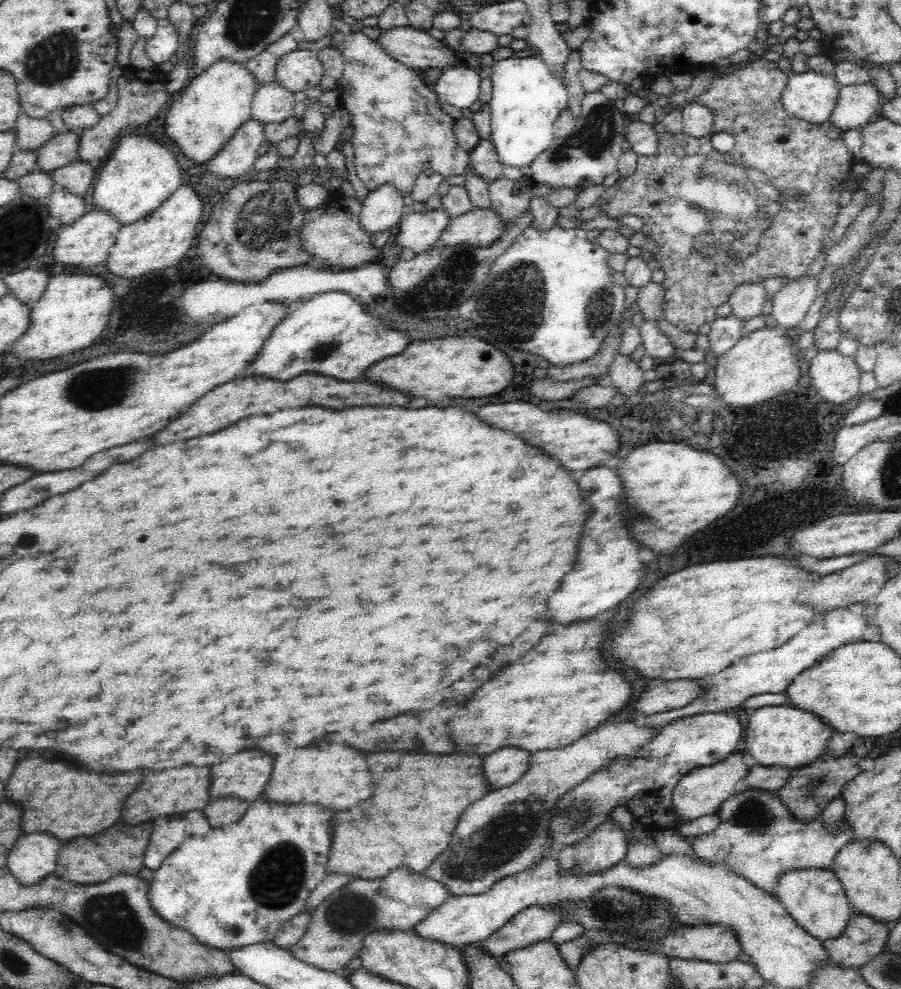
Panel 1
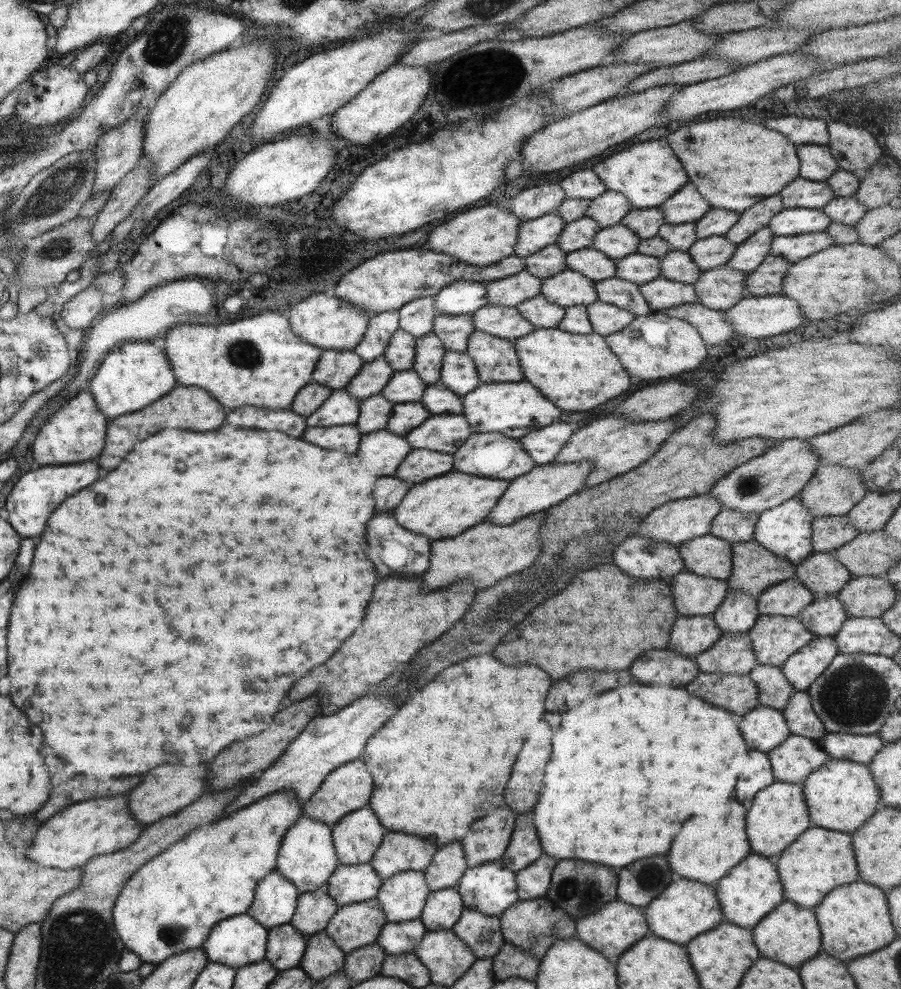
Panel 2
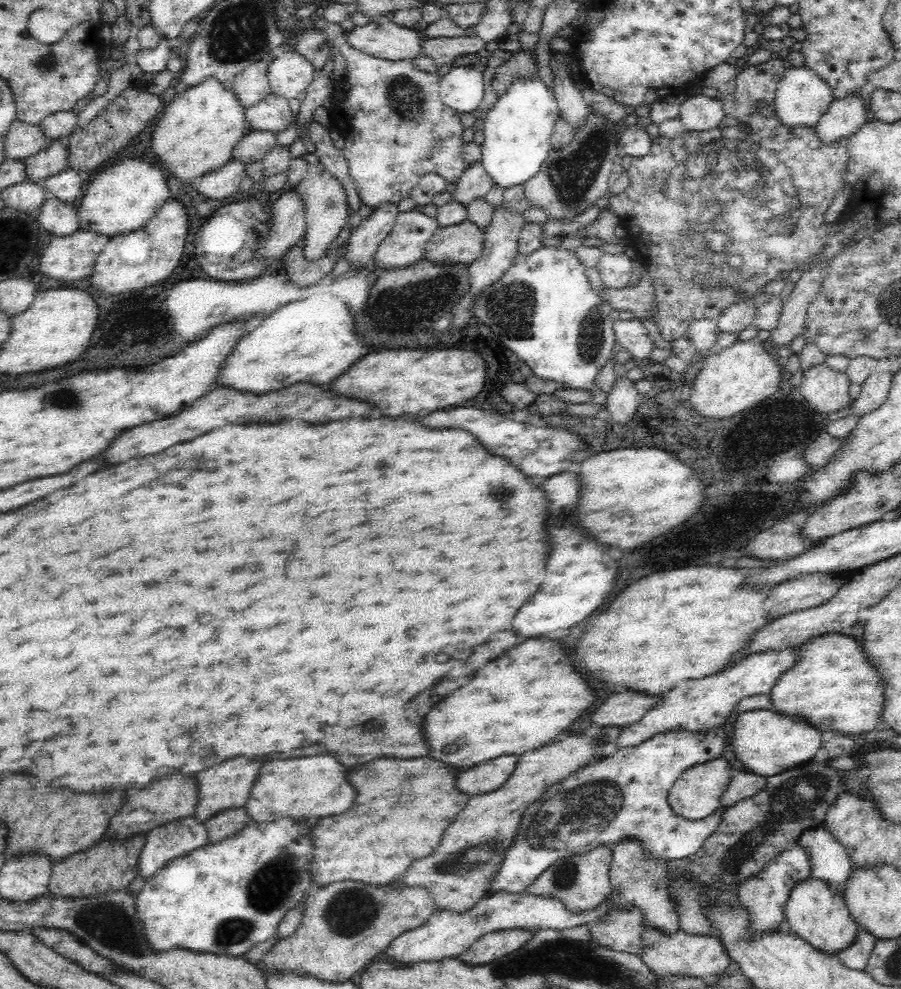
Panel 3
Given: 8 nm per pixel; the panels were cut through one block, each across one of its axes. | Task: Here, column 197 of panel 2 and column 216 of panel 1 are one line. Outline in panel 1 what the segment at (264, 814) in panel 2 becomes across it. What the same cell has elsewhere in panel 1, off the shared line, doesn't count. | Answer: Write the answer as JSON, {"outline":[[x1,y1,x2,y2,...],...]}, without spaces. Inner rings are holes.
{"outline":[[258,796,238,822,211,826,202,836,188,836,162,861,149,883,152,907,164,921,186,929,209,947,222,950,273,941,280,926,305,910,311,892,329,875,330,828,334,816,336,808,280,804]]}

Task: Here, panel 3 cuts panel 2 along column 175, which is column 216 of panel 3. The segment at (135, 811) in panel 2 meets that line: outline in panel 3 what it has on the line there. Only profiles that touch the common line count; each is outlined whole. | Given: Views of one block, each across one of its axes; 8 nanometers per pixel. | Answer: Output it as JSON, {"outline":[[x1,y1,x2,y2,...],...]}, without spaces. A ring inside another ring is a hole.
{"outline":[[238,756,238,758,226,760,226,762,218,764,218,766,212,766,208,770,204,770,204,772,198,772,196,780,200,784,200,788,198,788,200,800,198,800,193,816,204,822,208,820,209,816,221,810,245,805,248,798,250,798,250,790,252,790,262,766,264,766,264,762,260,758]]}

